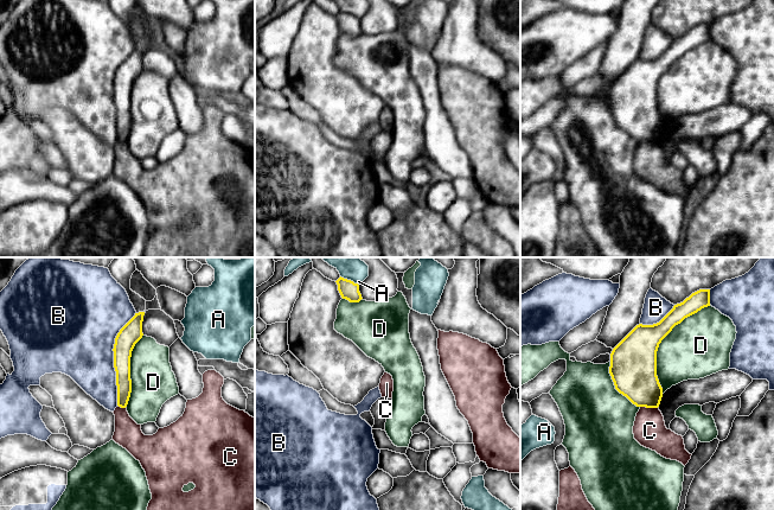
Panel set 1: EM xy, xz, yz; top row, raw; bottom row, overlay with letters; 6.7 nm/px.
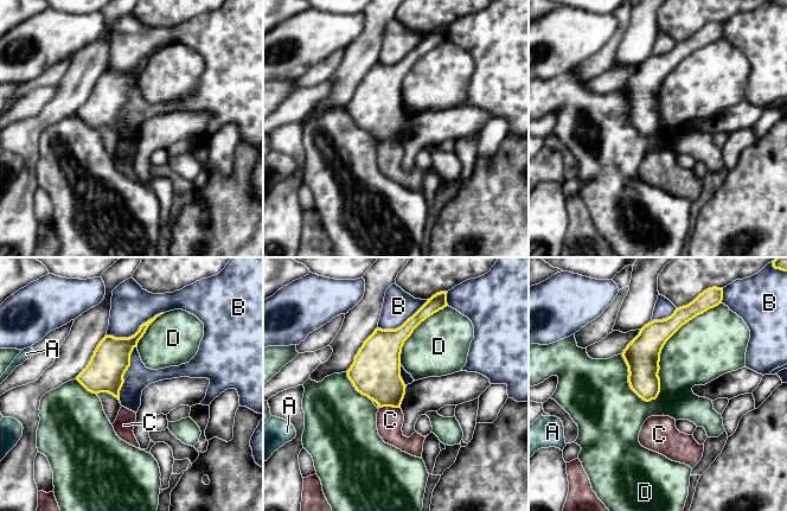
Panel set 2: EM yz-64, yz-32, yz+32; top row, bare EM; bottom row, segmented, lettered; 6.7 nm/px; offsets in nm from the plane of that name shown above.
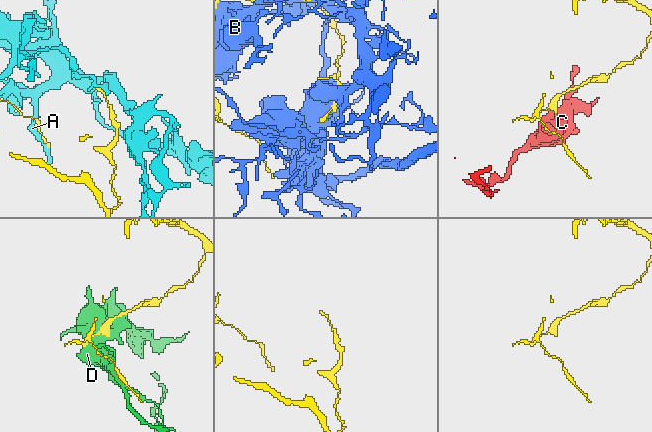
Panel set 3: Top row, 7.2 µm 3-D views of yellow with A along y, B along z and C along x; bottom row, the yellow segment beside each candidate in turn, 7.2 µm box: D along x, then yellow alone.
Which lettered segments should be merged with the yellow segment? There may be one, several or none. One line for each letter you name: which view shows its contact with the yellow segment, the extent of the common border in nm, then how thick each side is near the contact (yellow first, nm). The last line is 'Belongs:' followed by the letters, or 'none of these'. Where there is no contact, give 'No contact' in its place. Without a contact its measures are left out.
Belongs: none of these

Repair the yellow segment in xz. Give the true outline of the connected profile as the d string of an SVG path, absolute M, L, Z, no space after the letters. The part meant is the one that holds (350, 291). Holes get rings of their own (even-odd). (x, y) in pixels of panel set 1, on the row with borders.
M341 276L335 282L343 299L348 300L350 302L359 302L363 299L358 283Z

